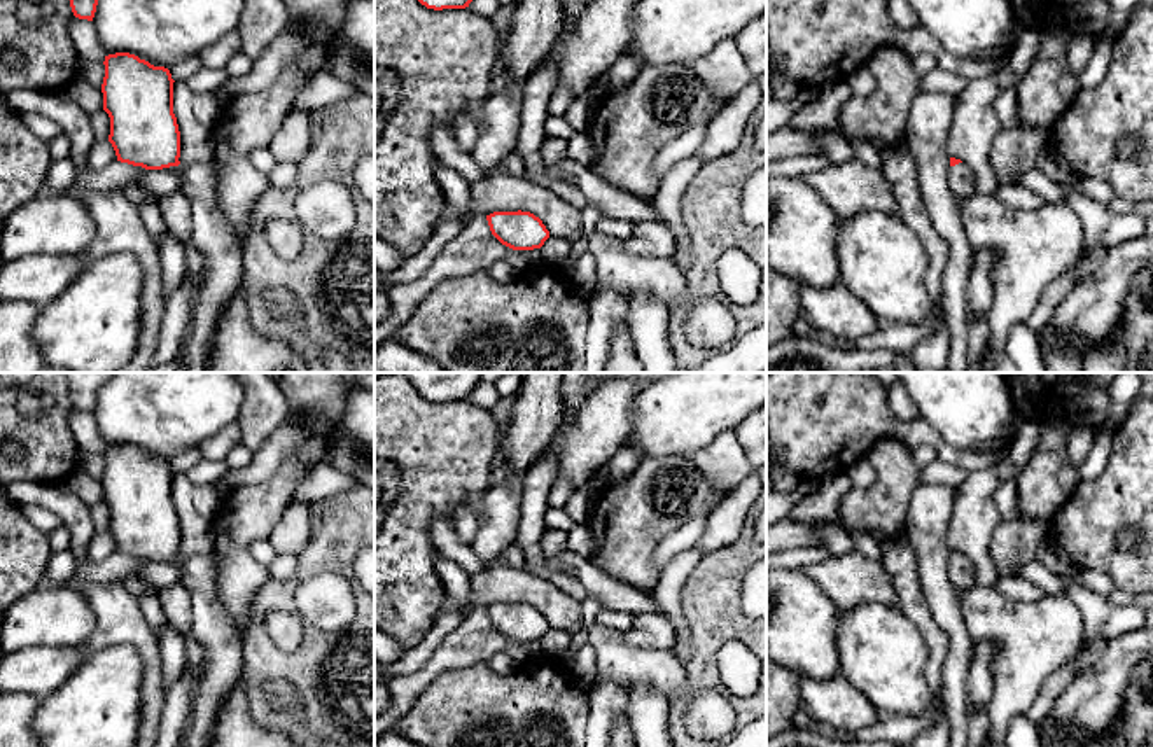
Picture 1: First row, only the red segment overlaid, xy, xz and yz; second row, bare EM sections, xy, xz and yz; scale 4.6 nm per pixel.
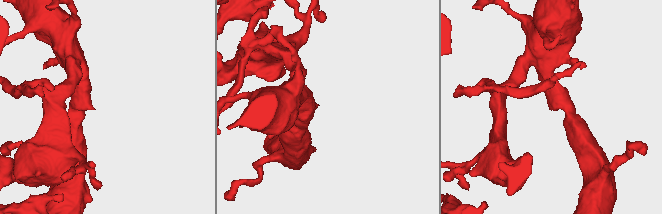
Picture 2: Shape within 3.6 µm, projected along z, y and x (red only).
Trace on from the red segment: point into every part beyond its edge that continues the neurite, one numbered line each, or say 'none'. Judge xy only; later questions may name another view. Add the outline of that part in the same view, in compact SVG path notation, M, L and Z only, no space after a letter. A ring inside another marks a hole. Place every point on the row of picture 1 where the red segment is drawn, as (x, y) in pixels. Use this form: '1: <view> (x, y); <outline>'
1: xy (216, 238); M170 166L180 178L194 215L194 243L203 255L198 303L192 306L185 339L185 373L206 373L213 334L243 278L243 243L224 215L212 166Z

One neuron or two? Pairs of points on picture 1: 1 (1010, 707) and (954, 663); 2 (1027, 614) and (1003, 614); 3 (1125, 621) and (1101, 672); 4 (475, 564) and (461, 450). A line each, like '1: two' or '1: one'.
1: two
2: one
3: two
4: two

